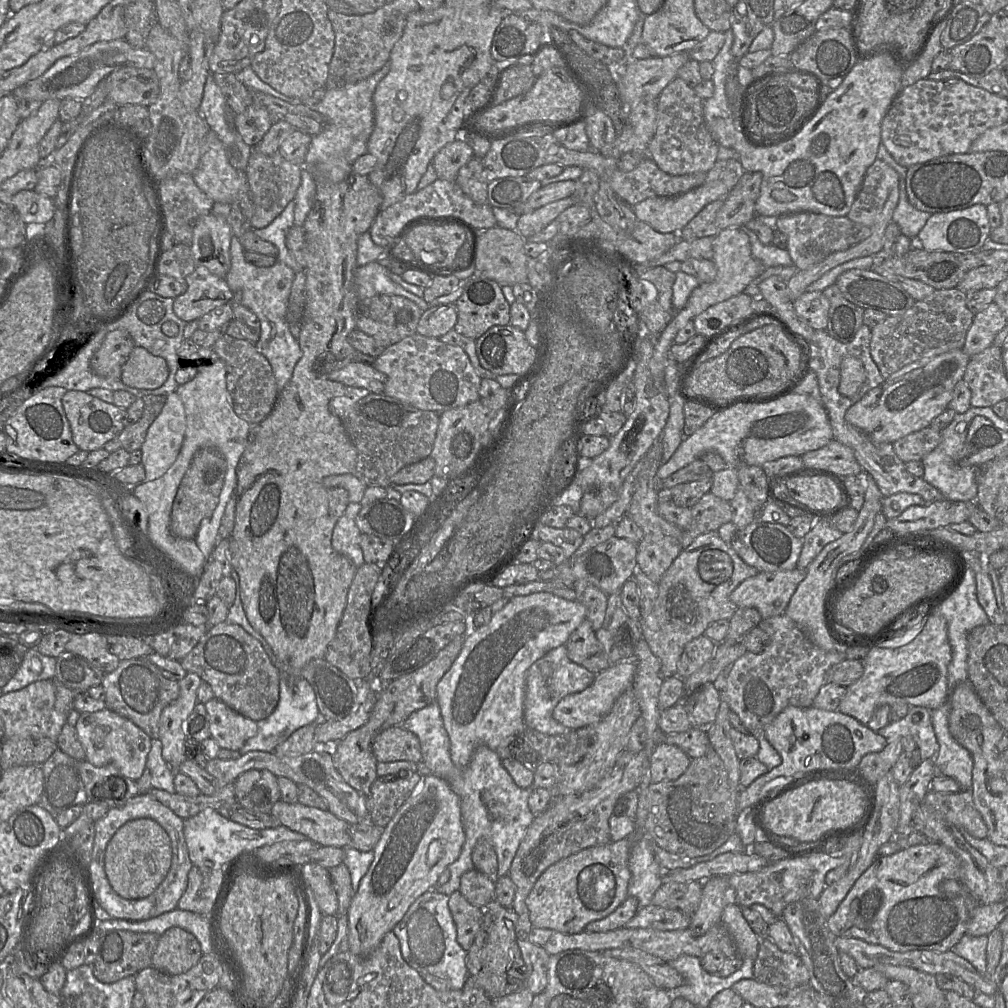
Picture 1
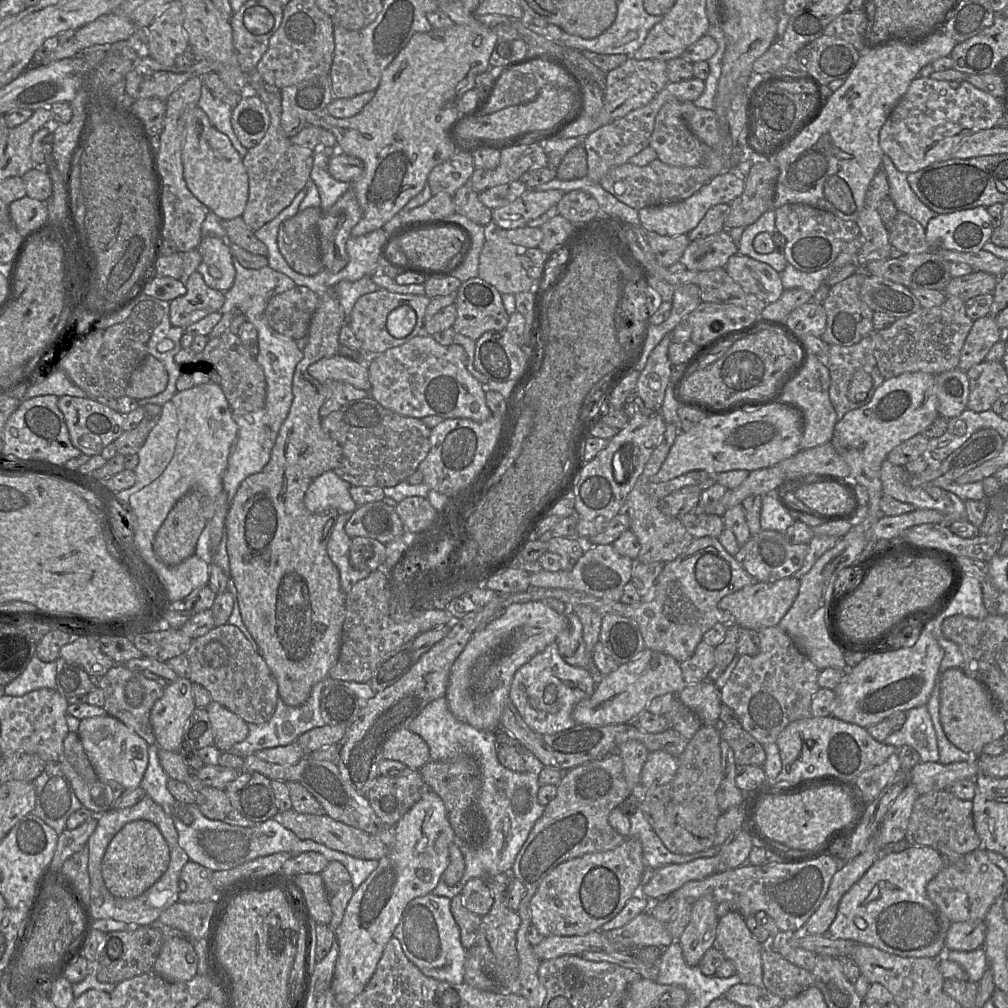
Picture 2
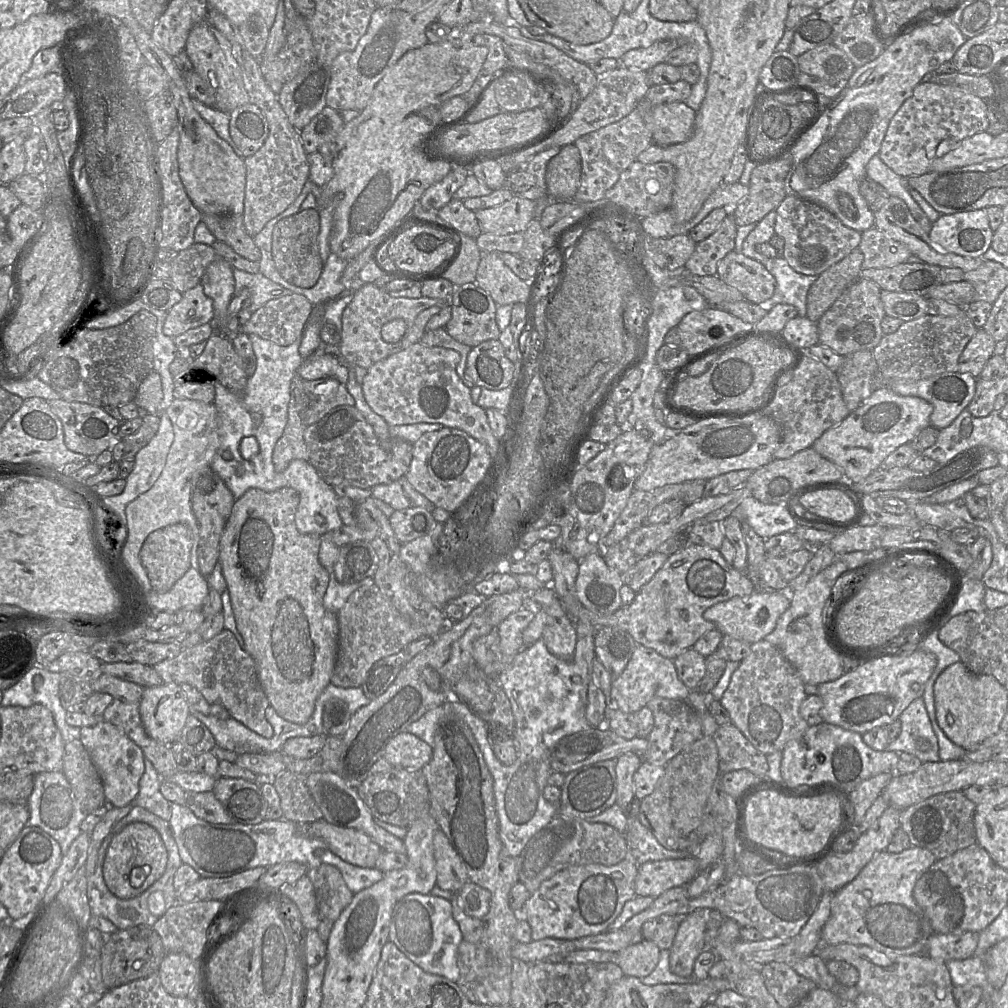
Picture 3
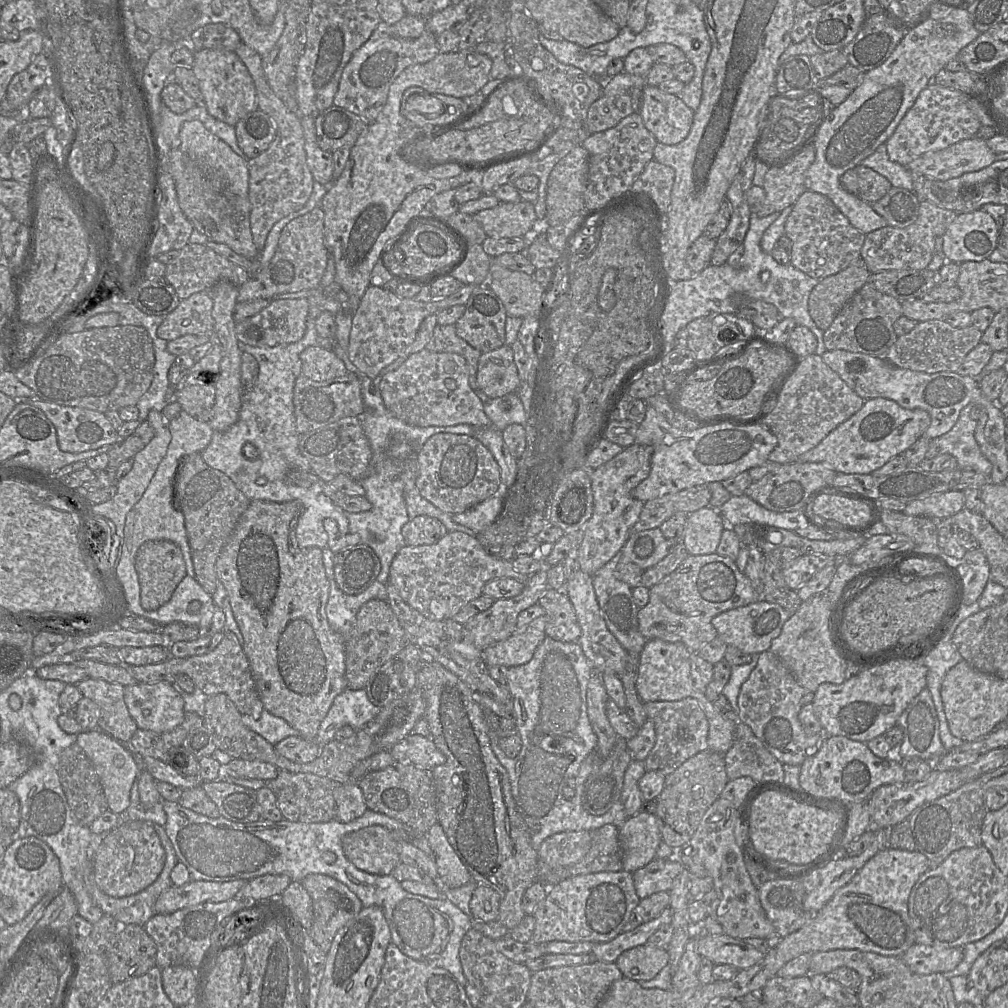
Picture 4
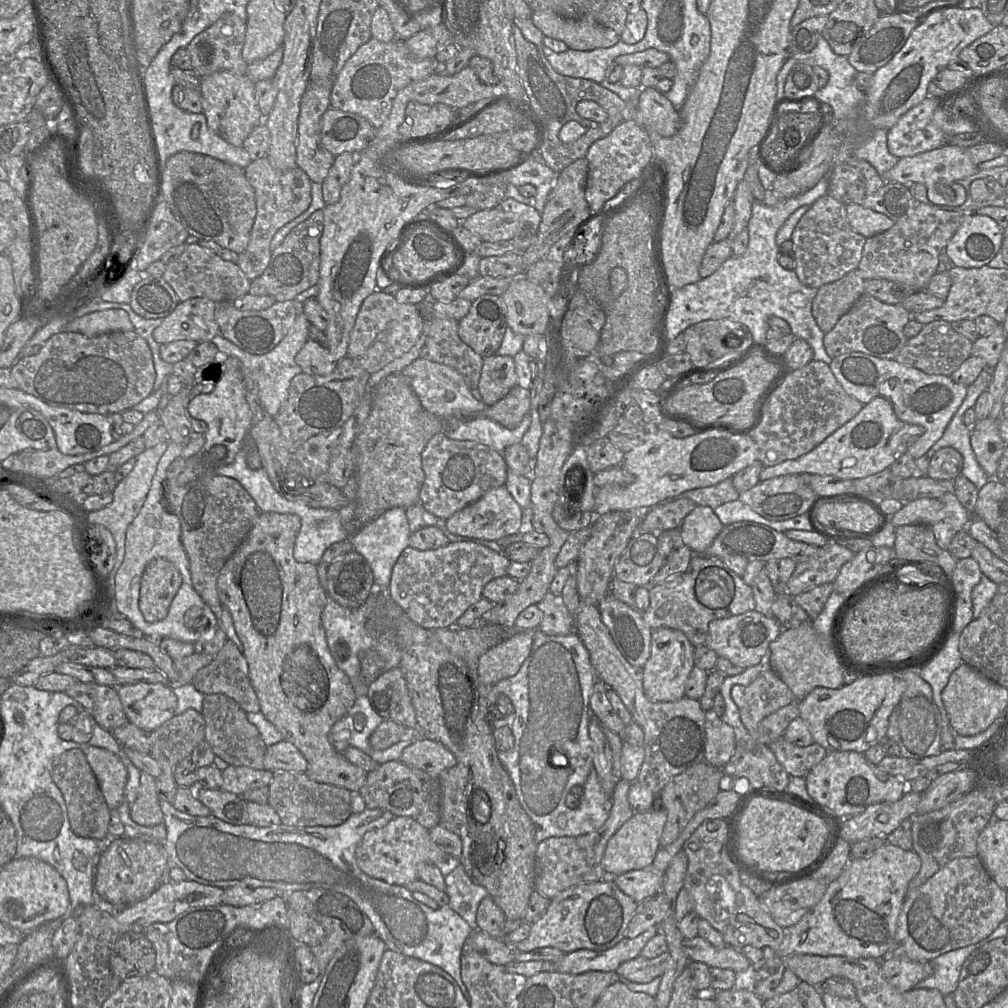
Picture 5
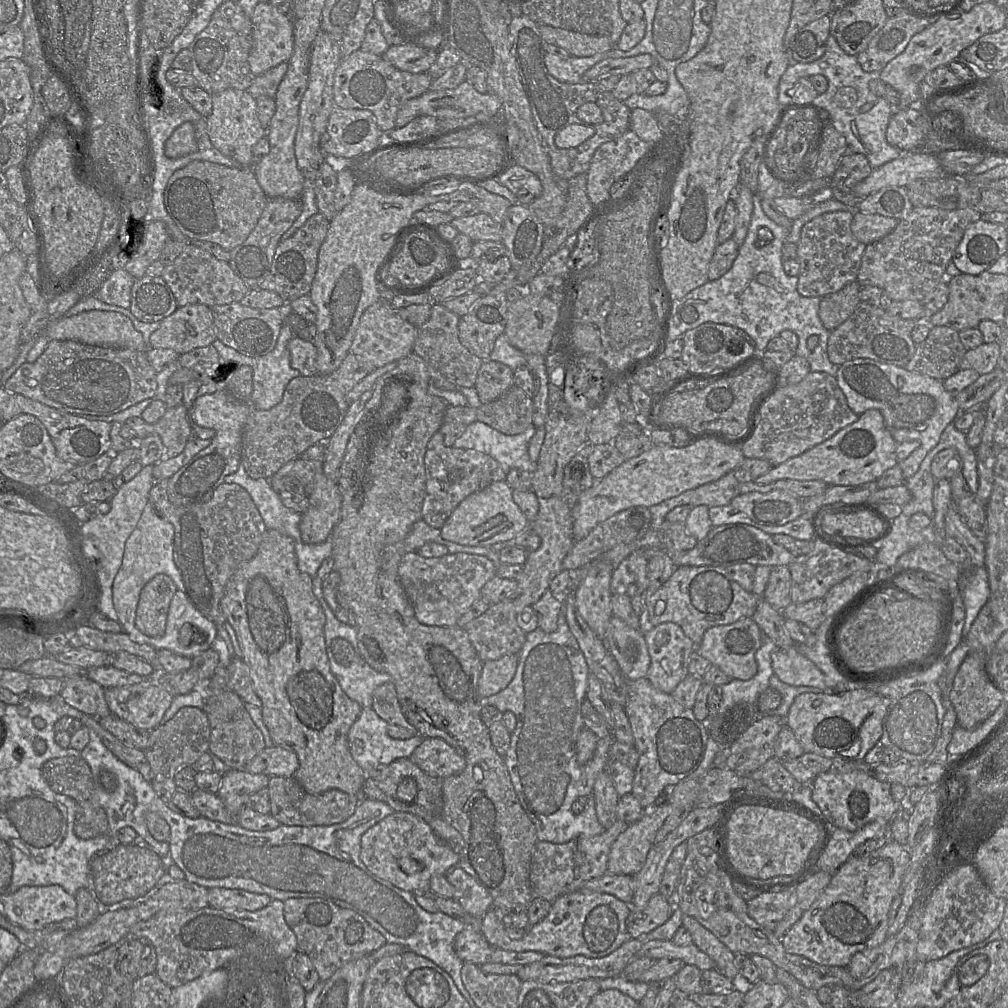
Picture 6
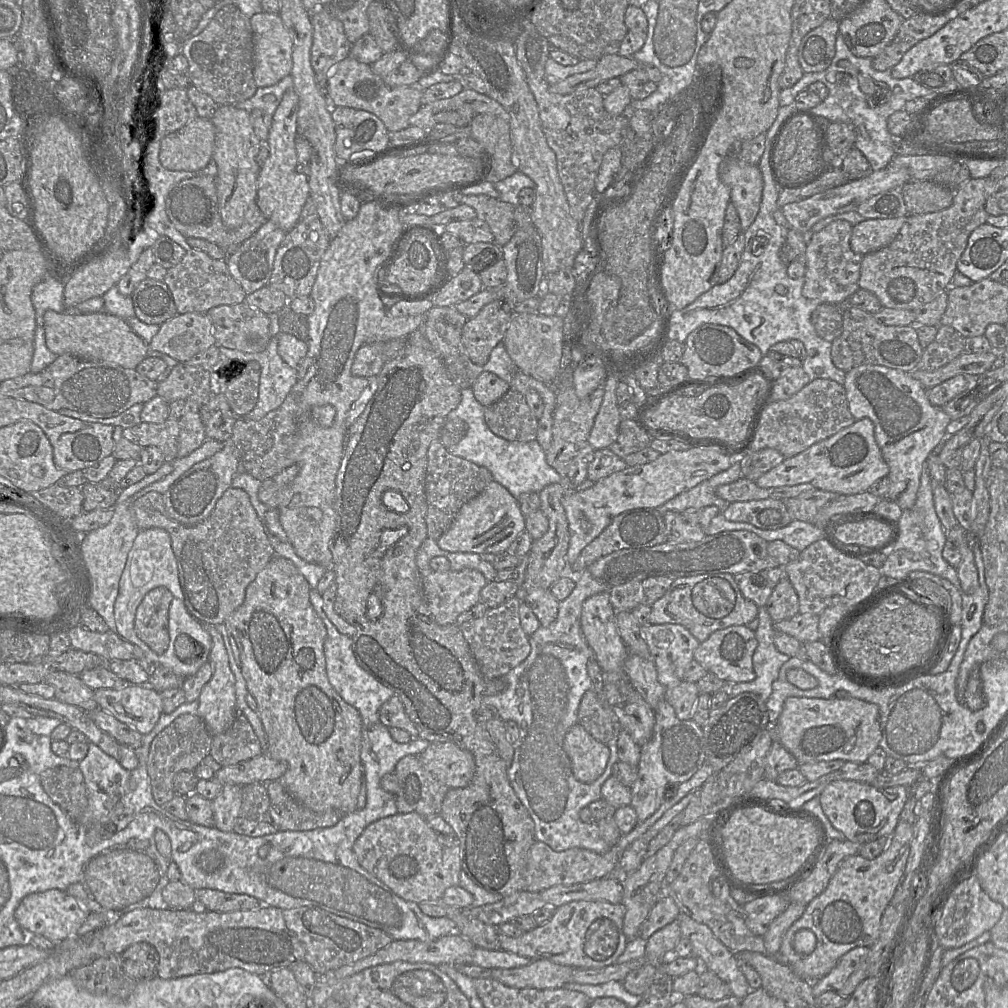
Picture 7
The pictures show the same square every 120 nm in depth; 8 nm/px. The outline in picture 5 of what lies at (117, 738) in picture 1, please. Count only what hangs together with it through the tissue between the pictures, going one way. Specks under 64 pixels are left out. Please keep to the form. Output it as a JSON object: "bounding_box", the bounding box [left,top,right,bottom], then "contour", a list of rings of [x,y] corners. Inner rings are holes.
{"bounding_box":[82,745,128,809],"contour":[[[88,745],[82,750],[92,768],[107,806],[117,809],[123,802],[128,771],[120,758],[111,751]]]}

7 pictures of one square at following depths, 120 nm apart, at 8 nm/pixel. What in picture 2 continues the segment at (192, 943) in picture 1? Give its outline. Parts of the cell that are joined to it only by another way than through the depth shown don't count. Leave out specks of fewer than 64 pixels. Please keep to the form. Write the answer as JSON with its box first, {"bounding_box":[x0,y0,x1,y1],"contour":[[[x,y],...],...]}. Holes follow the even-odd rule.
{"bounding_box":[153,936,198,983],"contour":[[[186,936],[166,937],[153,971],[171,983],[186,982],[197,974],[198,955]]]}

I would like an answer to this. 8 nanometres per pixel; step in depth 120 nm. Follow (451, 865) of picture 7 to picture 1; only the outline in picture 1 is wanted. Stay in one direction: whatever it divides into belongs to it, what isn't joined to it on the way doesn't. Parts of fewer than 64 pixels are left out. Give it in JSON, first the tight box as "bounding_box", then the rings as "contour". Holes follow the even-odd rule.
{"bounding_box":[271,801,350,848],"contour":[[[277,801],[271,810],[271,814],[279,823],[292,831],[305,835],[309,840],[319,846],[333,846],[338,848],[350,847],[349,823],[336,817],[328,810],[296,803]]]}

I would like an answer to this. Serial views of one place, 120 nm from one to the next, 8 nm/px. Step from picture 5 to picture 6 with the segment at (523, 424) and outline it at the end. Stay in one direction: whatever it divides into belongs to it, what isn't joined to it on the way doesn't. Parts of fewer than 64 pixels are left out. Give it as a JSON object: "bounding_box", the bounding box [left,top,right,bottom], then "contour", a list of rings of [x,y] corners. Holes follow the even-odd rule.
{"bounding_box":[454,421,536,473],"contour":[[[475,421],[454,442],[454,447],[474,449],[494,458],[507,473],[512,468],[534,473],[536,462],[528,454],[528,444],[536,432],[533,423],[522,433],[506,435],[489,425]]]}

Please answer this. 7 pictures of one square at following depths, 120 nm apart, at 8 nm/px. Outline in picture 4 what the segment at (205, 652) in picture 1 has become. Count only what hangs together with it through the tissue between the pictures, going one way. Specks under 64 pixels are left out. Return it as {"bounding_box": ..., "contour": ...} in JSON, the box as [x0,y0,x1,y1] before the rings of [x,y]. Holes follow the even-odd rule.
{"bounding_box":[128,629,264,719],"contour":[[[225,629],[222,641],[210,653],[187,658],[169,657],[164,662],[158,664],[128,666],[128,668],[130,674],[138,683],[155,683],[160,681],[175,683],[178,675],[186,674],[193,680],[196,687],[207,696],[226,694],[242,715],[246,714],[254,719],[259,719],[264,710],[243,647],[240,646],[236,635]]]}

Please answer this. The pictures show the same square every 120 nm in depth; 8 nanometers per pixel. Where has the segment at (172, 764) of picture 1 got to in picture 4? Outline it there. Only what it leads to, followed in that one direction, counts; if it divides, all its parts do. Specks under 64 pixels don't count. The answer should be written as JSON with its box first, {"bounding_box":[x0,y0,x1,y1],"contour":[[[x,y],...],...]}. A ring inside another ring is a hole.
{"bounding_box":[124,681,184,734],"contour":[[[160,681],[125,686],[124,701],[138,729],[163,734],[184,720],[184,699],[175,683]]]}

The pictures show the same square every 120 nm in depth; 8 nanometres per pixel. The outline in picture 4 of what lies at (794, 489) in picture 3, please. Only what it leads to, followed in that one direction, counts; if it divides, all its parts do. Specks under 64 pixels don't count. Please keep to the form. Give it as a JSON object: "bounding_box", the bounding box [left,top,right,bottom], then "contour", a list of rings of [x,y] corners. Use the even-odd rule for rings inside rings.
{"bounding_box":[745,463,836,512],"contour":[[[790,463],[782,464],[767,473],[762,479],[746,489],[745,494],[764,508],[777,512],[801,511],[808,501],[822,487],[832,485],[836,471],[822,463]]]}

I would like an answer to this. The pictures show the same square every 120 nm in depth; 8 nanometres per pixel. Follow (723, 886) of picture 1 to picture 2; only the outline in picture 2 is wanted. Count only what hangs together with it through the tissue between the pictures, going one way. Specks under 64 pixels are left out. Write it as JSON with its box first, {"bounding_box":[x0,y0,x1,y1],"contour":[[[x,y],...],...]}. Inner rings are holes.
{"bounding_box":[677,897,718,966],"contour":[[[702,897],[692,906],[688,925],[677,940],[684,960],[689,966],[697,966],[704,953],[715,946],[718,917],[716,902],[711,897]]]}

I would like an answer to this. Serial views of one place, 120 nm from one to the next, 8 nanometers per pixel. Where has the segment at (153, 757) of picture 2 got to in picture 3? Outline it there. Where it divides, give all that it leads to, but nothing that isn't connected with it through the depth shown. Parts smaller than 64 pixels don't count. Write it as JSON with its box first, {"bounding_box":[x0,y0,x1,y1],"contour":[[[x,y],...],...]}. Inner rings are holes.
{"bounding_box":[134,757,171,821],"contour":[[[145,757],[144,764],[145,770],[139,781],[139,792],[134,804],[169,821],[171,817],[171,803],[160,792],[160,785],[163,779],[153,764]]]}

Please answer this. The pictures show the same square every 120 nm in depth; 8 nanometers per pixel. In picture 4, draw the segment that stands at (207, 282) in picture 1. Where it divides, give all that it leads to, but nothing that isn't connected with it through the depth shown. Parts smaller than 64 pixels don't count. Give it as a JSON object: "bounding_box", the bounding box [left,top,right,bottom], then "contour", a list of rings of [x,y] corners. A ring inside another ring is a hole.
{"bounding_box":[157,291,214,341],"contour":[[[208,291],[180,300],[178,306],[164,316],[157,329],[158,337],[171,341],[187,334],[211,334],[214,328],[212,308],[213,300]]]}

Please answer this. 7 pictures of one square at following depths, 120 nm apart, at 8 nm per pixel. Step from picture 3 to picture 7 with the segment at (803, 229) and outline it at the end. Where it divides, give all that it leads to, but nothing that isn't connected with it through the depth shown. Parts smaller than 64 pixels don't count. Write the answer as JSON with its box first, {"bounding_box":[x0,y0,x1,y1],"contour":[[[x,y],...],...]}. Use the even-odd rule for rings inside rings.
{"bounding_box":[802,220,863,304],"contour":[[[837,220],[815,233],[806,247],[805,252],[805,275],[802,295],[808,299],[818,299],[823,303],[839,304],[847,303],[859,287],[861,264],[863,255],[855,253],[850,247],[852,227],[848,221]]]}

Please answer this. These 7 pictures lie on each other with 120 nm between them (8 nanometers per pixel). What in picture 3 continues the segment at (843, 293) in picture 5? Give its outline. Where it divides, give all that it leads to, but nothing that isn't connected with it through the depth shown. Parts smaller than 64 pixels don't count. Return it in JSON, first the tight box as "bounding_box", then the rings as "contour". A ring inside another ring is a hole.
{"bounding_box":[806,249,863,322],"contour":[[[854,249],[842,260],[819,275],[807,296],[806,316],[818,322],[841,294],[859,277],[863,269],[863,253]]]}

